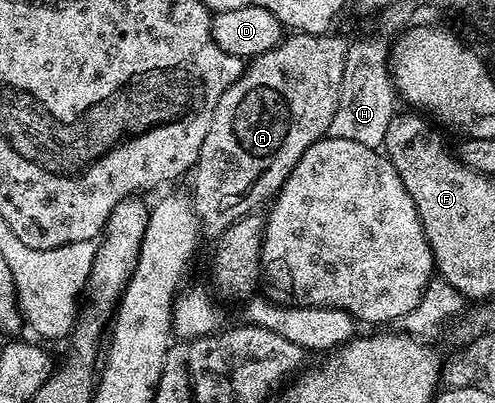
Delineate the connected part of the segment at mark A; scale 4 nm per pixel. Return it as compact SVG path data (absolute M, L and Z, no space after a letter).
M337 32L329 34L291 33L289 36L283 37L282 42L276 44L276 48L256 56L243 69L242 75L236 80L236 84L229 86L224 92L224 96L220 96L220 104L216 104L216 112L212 116L212 128L208 128L208 136L204 136L204 144L198 153L198 160L192 167L192 175L194 174L192 201L203 235L211 234L211 236L217 236L221 234L222 231L230 227L236 220L240 220L245 214L255 213L262 201L265 203L267 200L273 199L274 195L282 189L283 182L292 172L294 165L300 160L300 156L304 156L304 152L312 143L319 142L322 138L327 137L332 124L332 116L336 116L336 108L338 107L338 97L340 96L342 77L344 76L344 64L346 63L347 45L347 39L342 39Z

